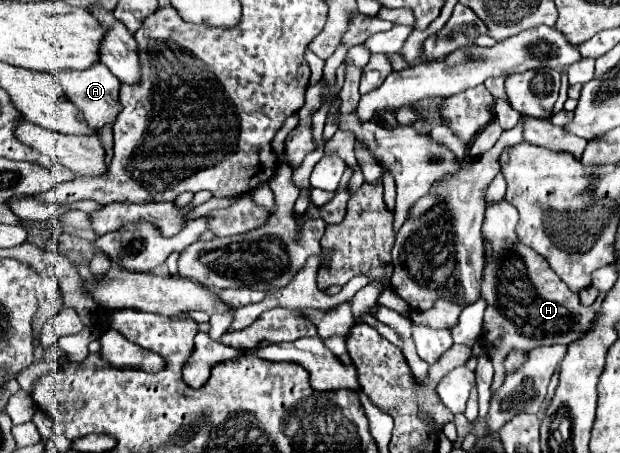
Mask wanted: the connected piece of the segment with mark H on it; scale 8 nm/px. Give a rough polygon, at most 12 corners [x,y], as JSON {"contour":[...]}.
{"contour":[[486,208],[482,340],[492,392],[510,350],[570,344],[594,308],[518,240],[516,208]]}

